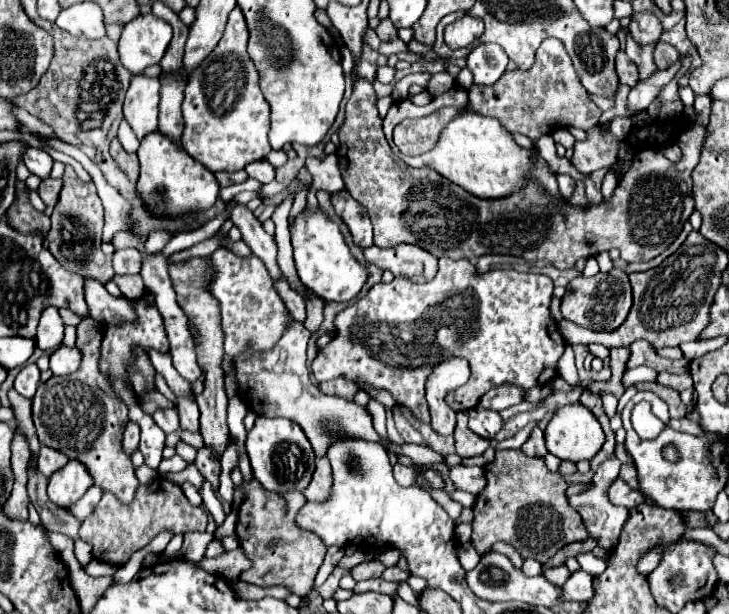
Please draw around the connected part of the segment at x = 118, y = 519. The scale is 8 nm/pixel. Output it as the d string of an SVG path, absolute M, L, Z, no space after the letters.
M158 476L148 486L140 484L130 504L122 504L112 492L104 492L100 504L82 522L80 538L92 546L92 554L96 560L108 564L126 564L128 558L136 550L144 548L160 530L174 530L176 534L194 530L202 532L206 530L206 520L206 512L202 508L194 508L178 484Z

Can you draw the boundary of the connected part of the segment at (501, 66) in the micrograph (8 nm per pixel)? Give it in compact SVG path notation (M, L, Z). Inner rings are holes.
M480 44L468 56L468 68L476 84L494 84L508 66L508 56L498 44Z

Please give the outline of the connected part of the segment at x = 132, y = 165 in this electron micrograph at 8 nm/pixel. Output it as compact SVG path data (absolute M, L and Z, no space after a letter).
M118 138L112 140L110 154L112 154L114 160L124 168L124 172L130 176L130 180L136 182L136 180L138 180L138 168L140 168L140 166L138 166L138 158L136 158L136 154L128 154L128 152L122 148L122 144L120 144Z

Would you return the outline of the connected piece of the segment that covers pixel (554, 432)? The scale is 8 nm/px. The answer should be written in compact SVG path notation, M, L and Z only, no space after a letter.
M580 402L576 404L566 404L562 408L558 408L548 424L548 428L544 430L546 436L546 448L550 454L558 456L560 460L570 460L570 462L578 462L578 460L590 460L596 456L596 452L602 448L604 444L604 432L600 422L596 420L596 416L582 406Z

